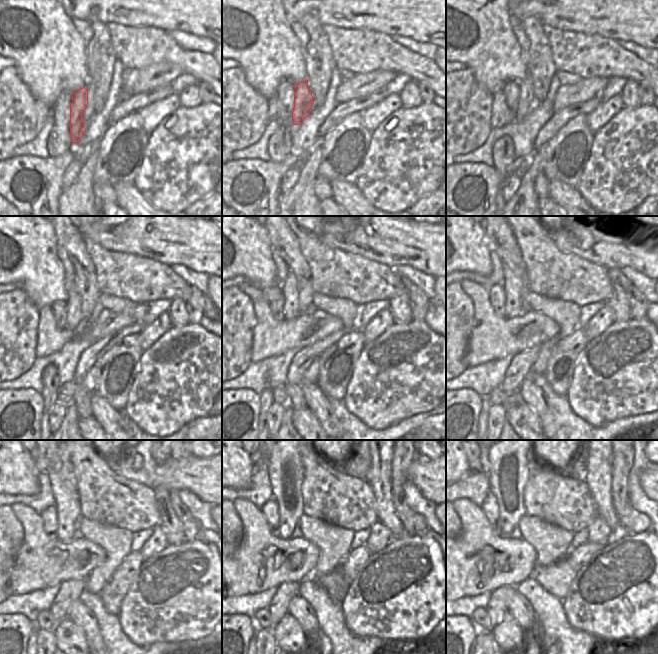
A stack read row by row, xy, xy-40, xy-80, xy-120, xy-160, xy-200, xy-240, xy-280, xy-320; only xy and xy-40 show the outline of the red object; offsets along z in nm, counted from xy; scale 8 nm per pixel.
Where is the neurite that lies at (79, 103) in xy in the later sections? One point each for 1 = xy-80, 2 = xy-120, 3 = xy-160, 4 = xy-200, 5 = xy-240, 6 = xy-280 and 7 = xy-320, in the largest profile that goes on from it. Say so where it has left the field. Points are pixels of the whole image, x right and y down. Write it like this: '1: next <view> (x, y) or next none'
1: next xy-80 (527, 99)
2: next xy-120 (75, 319)
3: next xy-160 (289, 287)
4: next xy-200 (513, 284)
5: next xy-240 (63, 481)
6: next xy-280 (285, 471)
7: next xy-320 (508, 475)

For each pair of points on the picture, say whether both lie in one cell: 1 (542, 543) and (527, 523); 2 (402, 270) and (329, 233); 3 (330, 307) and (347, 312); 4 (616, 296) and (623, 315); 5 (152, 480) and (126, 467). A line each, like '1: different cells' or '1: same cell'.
1: same cell
2: different cells
3: same cell
4: same cell
5: same cell

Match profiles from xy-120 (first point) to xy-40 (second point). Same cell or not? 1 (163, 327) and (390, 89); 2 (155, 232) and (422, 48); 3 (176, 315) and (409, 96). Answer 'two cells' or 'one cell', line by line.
1: two cells
2: two cells
3: one cell

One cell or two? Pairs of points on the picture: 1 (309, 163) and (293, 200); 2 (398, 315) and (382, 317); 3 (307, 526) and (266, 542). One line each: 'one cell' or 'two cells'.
1: one cell
2: two cells
3: two cells

